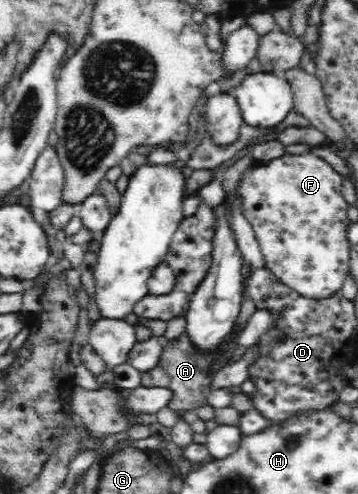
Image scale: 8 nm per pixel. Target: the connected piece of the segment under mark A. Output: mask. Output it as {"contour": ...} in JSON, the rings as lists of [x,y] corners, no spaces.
{"contour":[[[181,335],[175,343],[167,345],[158,360],[157,367],[142,373],[143,387],[167,388],[171,391],[171,400],[168,407],[181,415],[184,411],[196,410],[207,404],[208,395],[211,393],[211,363],[223,357],[223,349],[219,347],[217,353],[201,352],[195,348],[187,335]]]}

